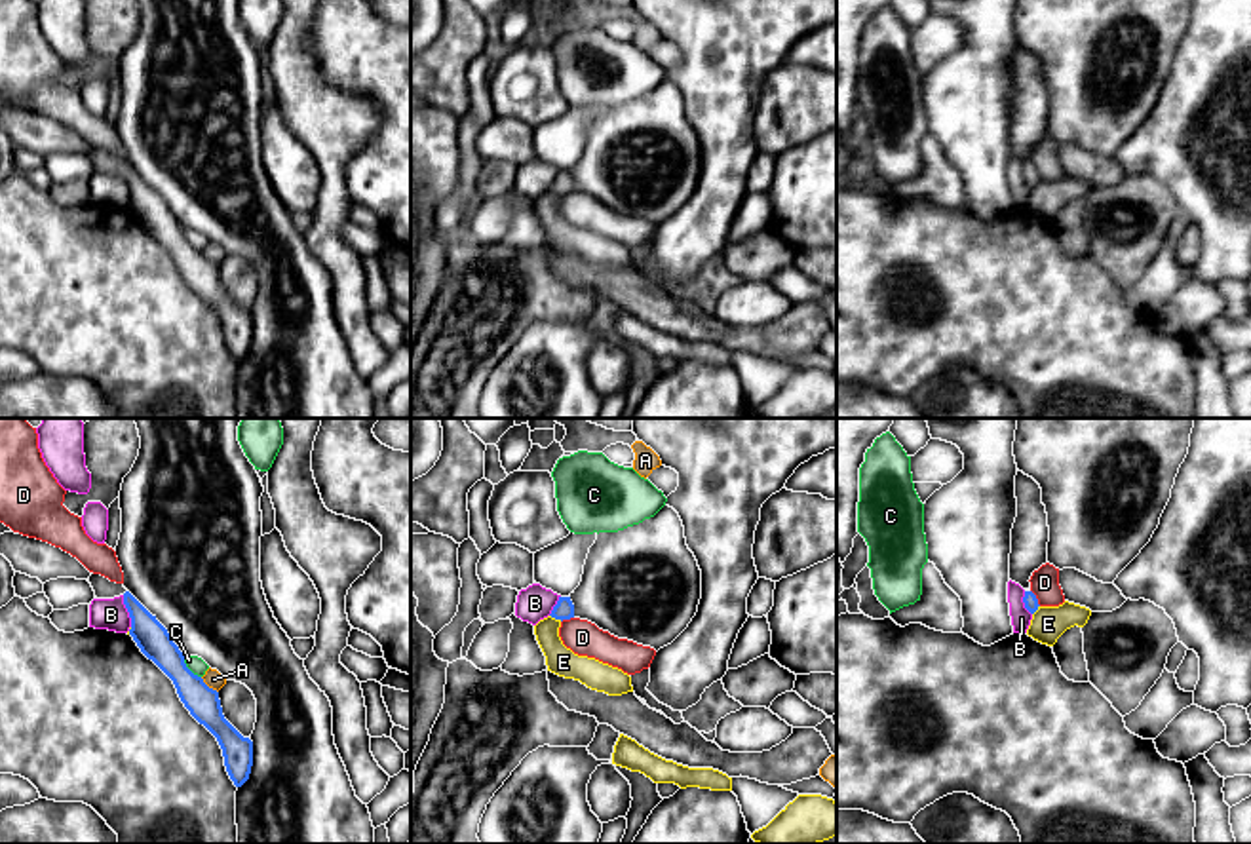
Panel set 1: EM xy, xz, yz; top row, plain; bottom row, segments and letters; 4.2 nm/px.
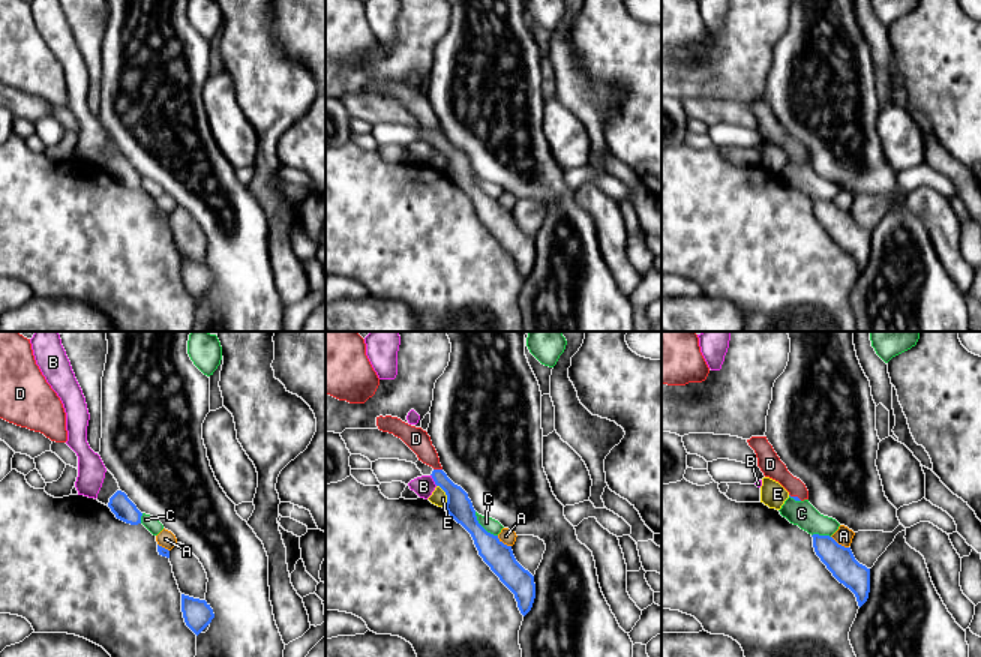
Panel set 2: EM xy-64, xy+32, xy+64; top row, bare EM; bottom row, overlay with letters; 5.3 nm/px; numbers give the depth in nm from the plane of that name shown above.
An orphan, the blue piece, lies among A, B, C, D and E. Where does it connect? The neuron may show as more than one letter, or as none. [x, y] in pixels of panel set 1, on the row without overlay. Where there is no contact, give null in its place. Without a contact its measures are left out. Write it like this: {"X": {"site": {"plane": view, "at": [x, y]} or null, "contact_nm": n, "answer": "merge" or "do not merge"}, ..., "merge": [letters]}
{"A": {"site": {"plane": "xy", "at": [208, 261]}, "contact_nm": 100, "answer": "do not merge"}, "B": {"site": {"plane": "xy", "at": [128, 185]}, "contact_nm": 140, "answer": "do not merge"}, "C": {"site": {"plane": "xy", "at": [187, 242]}, "contact_nm": 120, "answer": "do not merge"}, "D": {"site": {"plane": "yz", "at": [1035, 172]}, "contact_nm": 80, "answer": "do not merge"}, "E": {"site": {"plane": "xz", "at": [556, 192]}, "contact_nm": 60, "answer": "do not merge"}, "merge": []}

